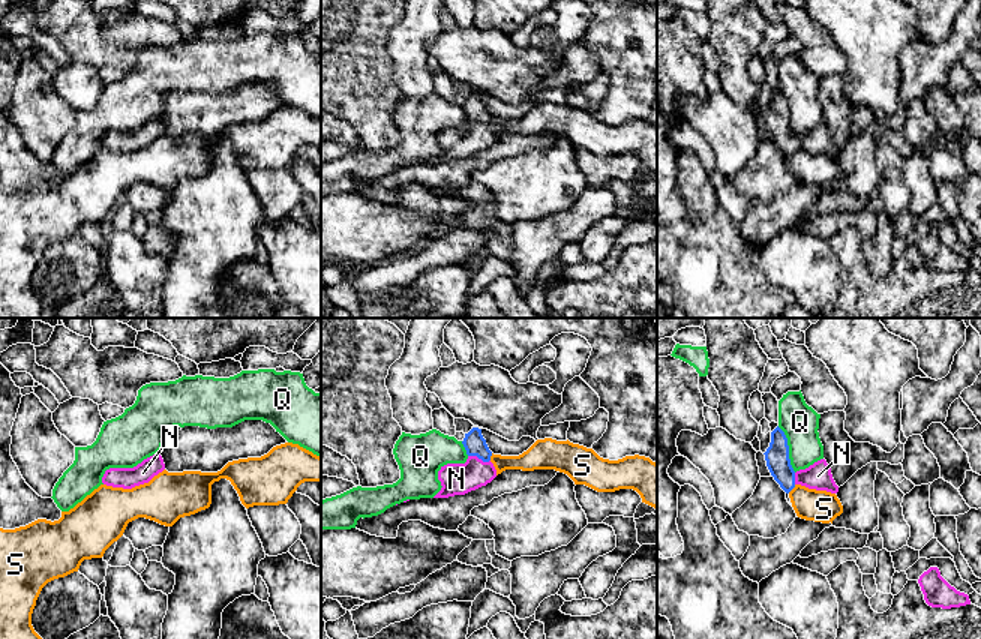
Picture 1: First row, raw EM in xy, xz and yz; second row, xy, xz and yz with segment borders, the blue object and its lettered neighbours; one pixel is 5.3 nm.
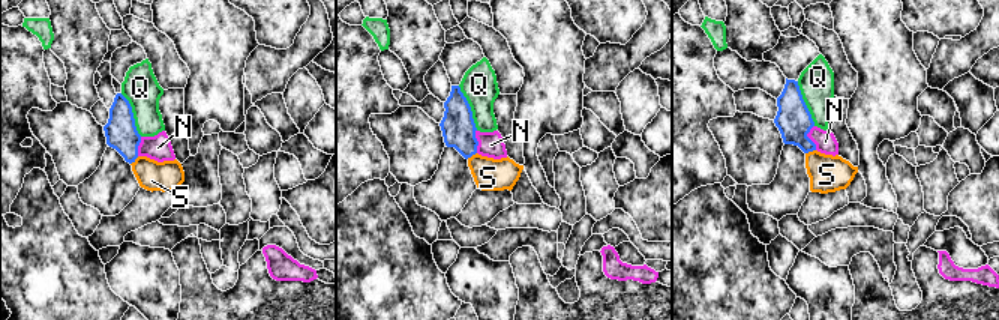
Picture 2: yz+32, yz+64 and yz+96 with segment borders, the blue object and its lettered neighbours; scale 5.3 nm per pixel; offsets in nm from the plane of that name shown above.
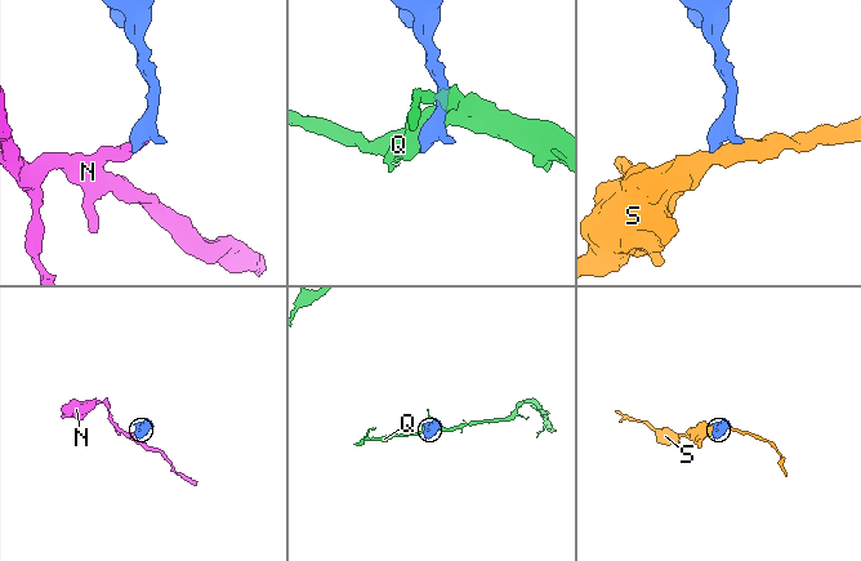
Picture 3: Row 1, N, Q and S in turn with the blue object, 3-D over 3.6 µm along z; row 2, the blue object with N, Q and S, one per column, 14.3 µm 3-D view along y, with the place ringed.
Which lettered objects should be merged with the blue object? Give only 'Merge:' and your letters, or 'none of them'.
Merge: N

